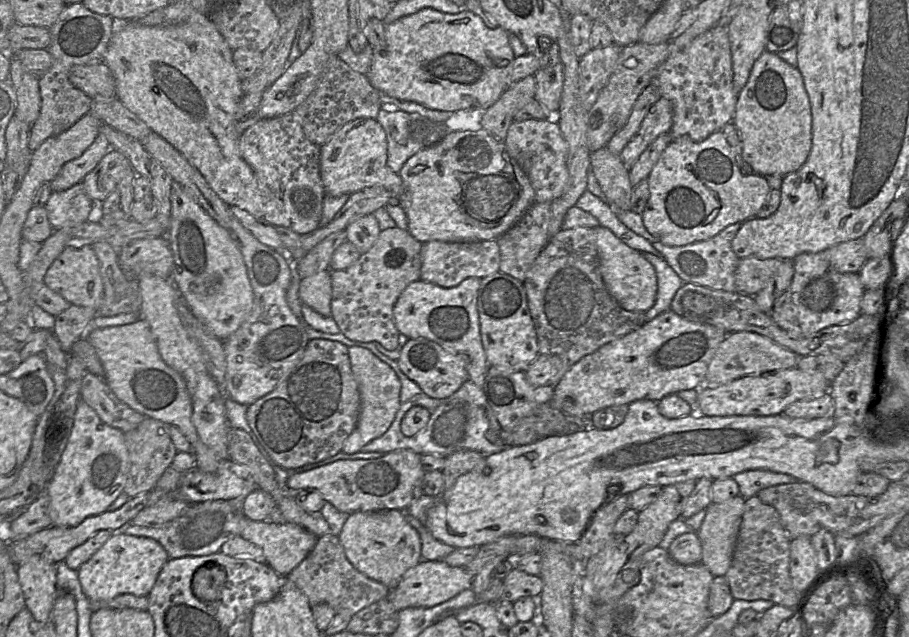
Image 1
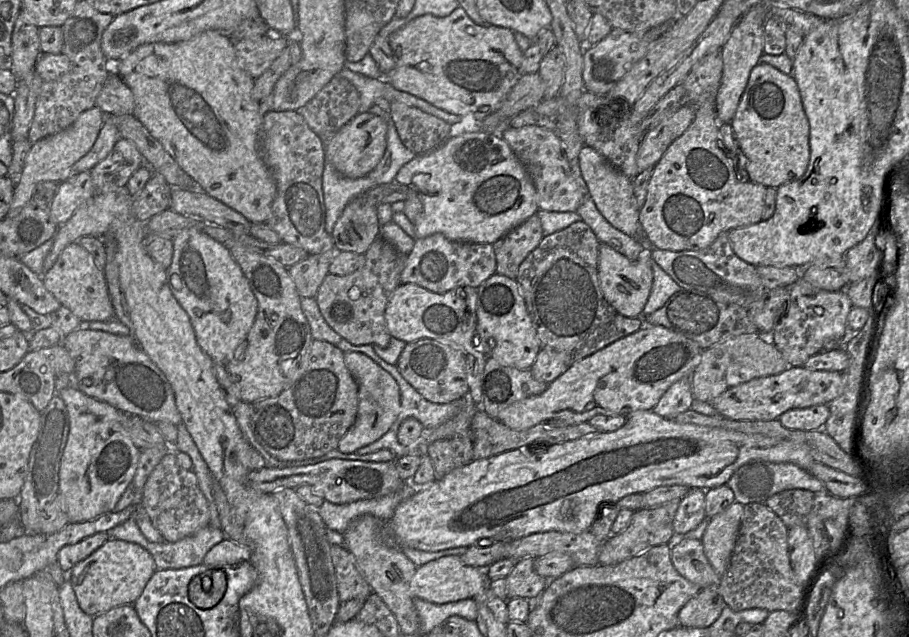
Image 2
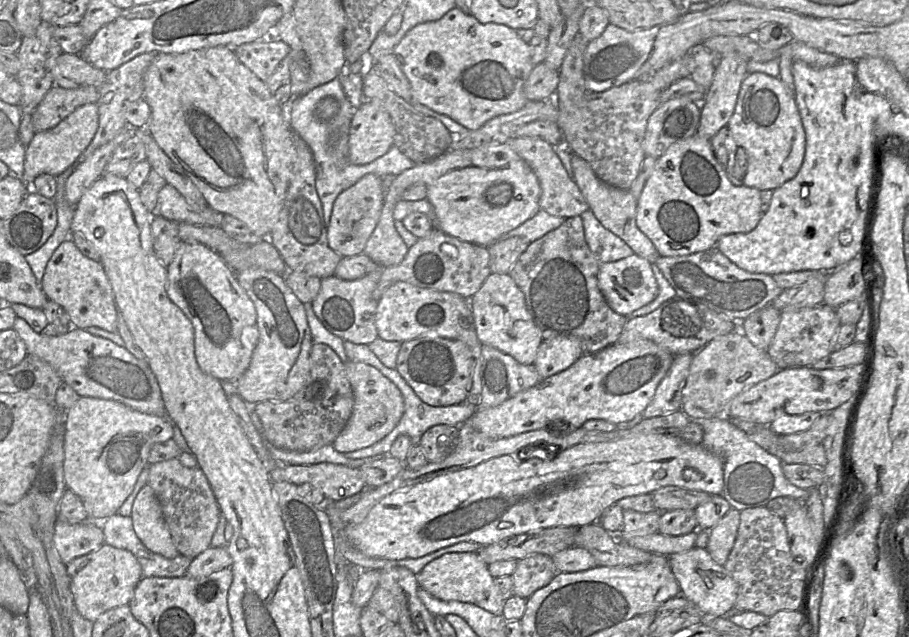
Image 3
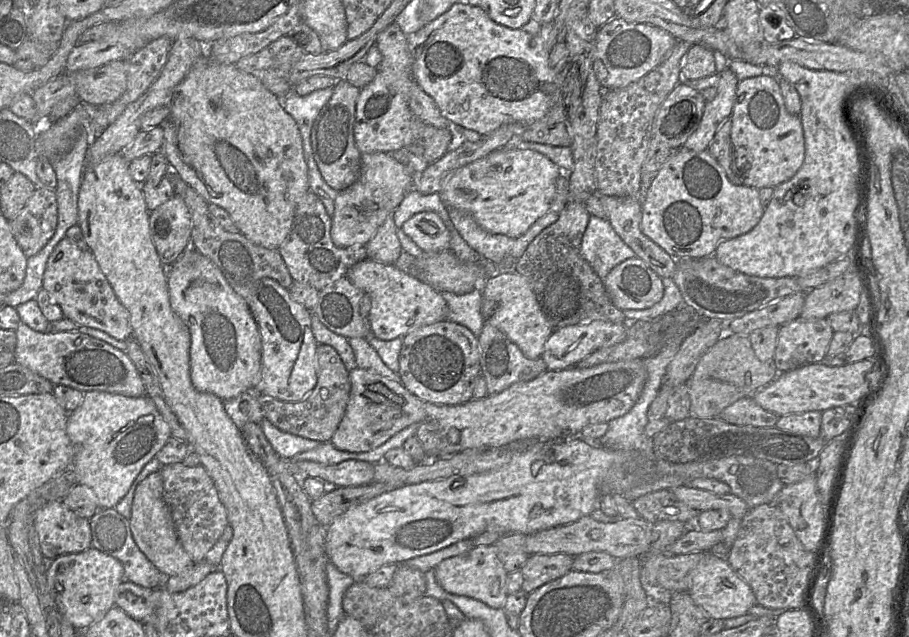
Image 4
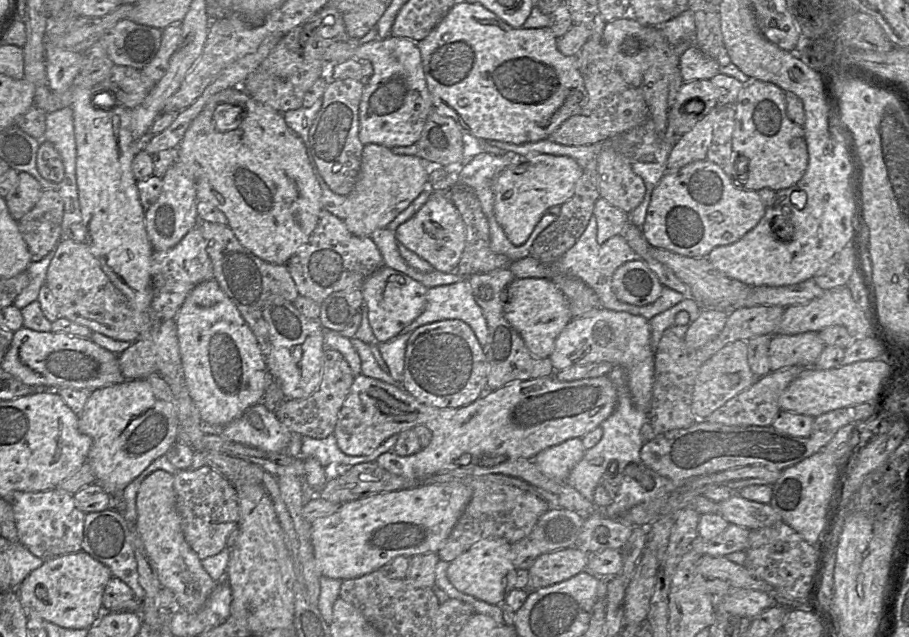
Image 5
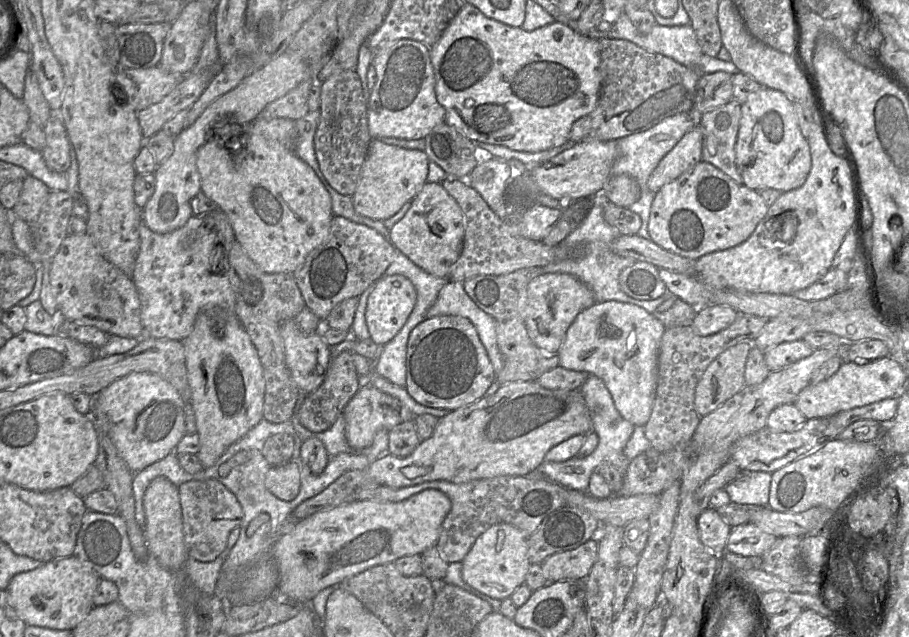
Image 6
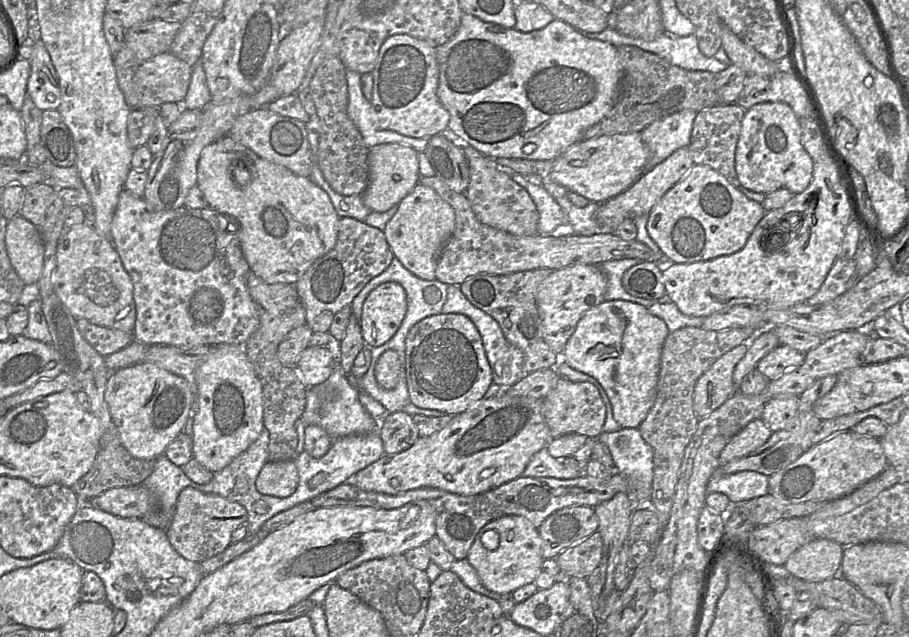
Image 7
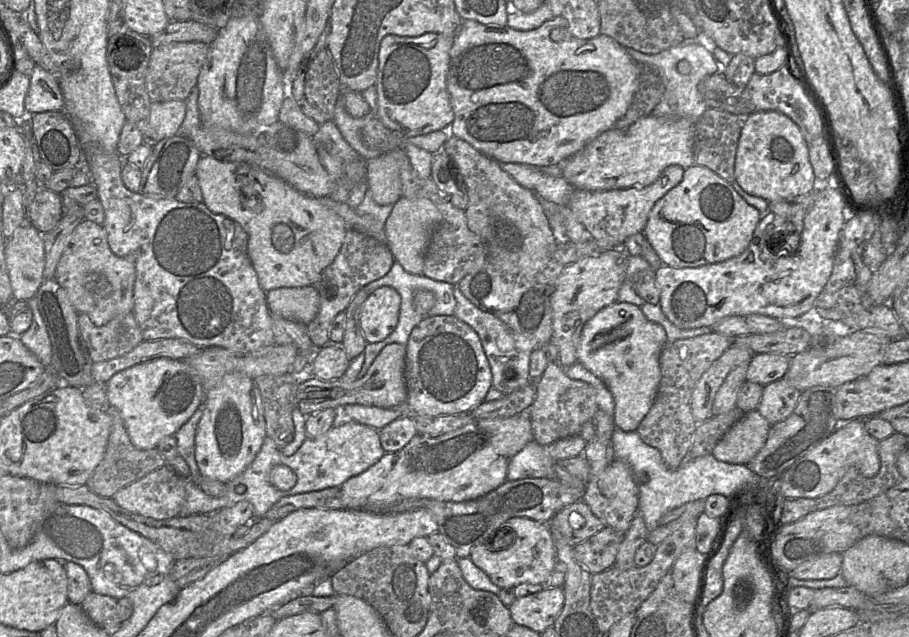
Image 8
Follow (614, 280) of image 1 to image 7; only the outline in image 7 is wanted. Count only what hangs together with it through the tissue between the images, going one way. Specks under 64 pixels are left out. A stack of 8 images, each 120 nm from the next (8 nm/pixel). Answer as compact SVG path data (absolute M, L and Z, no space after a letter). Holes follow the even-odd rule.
M643 261L628 269L623 274L622 285L637 298L658 301L665 294L662 273L655 261Z

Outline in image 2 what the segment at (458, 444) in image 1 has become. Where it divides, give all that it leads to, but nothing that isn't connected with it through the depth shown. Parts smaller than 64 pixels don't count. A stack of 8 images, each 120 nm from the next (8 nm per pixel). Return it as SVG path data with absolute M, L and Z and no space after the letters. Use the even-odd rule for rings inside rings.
M341 339L341 341L336 345L342 352L360 352L369 358L371 358L374 362L376 362L382 369L388 372L396 381L399 391L400 391L400 412L390 427L390 429L377 441L359 448L355 453L358 455L365 455L368 453L373 453L378 450L389 450L391 451L396 458L411 456L411 455L424 455L427 447L438 440L451 438L454 436L471 436L470 428L471 422L474 414L478 410L479 406L474 403L474 401L467 395L462 397L461 399L446 403L446 404L437 404L432 403L424 399L400 374L396 365L391 365L382 360L373 350L372 345L360 345L355 346L349 343L345 339ZM413 417L418 420L424 429L422 430L421 435L410 445L403 446L398 442L397 434L398 429L401 423L409 418Z

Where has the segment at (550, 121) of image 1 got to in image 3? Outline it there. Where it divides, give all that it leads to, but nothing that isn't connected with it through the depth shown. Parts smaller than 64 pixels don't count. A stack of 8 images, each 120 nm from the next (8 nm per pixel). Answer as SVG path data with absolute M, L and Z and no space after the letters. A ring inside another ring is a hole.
M538 137L510 138L507 144L528 164L536 175L541 190L539 199L540 209L550 215L562 218L580 216L589 209L583 194L574 180L568 175L552 145Z

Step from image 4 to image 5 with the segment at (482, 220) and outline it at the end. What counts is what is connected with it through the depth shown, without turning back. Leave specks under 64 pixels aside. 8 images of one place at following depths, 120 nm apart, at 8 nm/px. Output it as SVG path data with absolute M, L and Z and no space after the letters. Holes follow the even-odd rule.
M528 154L526 160L518 165L509 165L494 179L492 191L494 194L494 215L502 227L508 240L515 246L522 245L529 238L534 227L541 217L552 206L561 206L570 199L575 190L575 185L582 175L583 169L578 163L568 156L554 156L550 154Z

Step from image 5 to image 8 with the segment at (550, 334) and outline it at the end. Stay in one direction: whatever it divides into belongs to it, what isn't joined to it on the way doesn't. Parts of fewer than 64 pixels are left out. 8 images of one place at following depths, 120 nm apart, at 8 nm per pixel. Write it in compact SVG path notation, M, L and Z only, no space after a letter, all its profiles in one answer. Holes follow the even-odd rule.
M612 249L604 251L598 256L586 257L575 263L564 266L556 281L555 290L550 298L553 313L552 341L558 347L559 364L563 368L569 367L578 361L577 349L585 323L602 308L617 301L619 289L626 277L627 263L628 255L623 249Z

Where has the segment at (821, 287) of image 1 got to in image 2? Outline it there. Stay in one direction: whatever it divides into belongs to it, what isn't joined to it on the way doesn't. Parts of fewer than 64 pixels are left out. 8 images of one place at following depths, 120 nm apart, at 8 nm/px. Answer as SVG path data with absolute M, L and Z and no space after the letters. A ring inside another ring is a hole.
M801 277L790 287L787 310L769 335L770 341L781 352L791 367L800 367L821 351L843 347L847 335L847 316L852 303L845 290L817 290Z

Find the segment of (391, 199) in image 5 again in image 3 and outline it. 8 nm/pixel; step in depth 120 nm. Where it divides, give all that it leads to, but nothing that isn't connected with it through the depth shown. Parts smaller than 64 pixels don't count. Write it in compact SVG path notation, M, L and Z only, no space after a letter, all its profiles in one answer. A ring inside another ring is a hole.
M366 174L337 196L327 227L327 239L331 249L341 257L350 257L364 252L366 243L380 219L384 194L383 178L375 174Z

